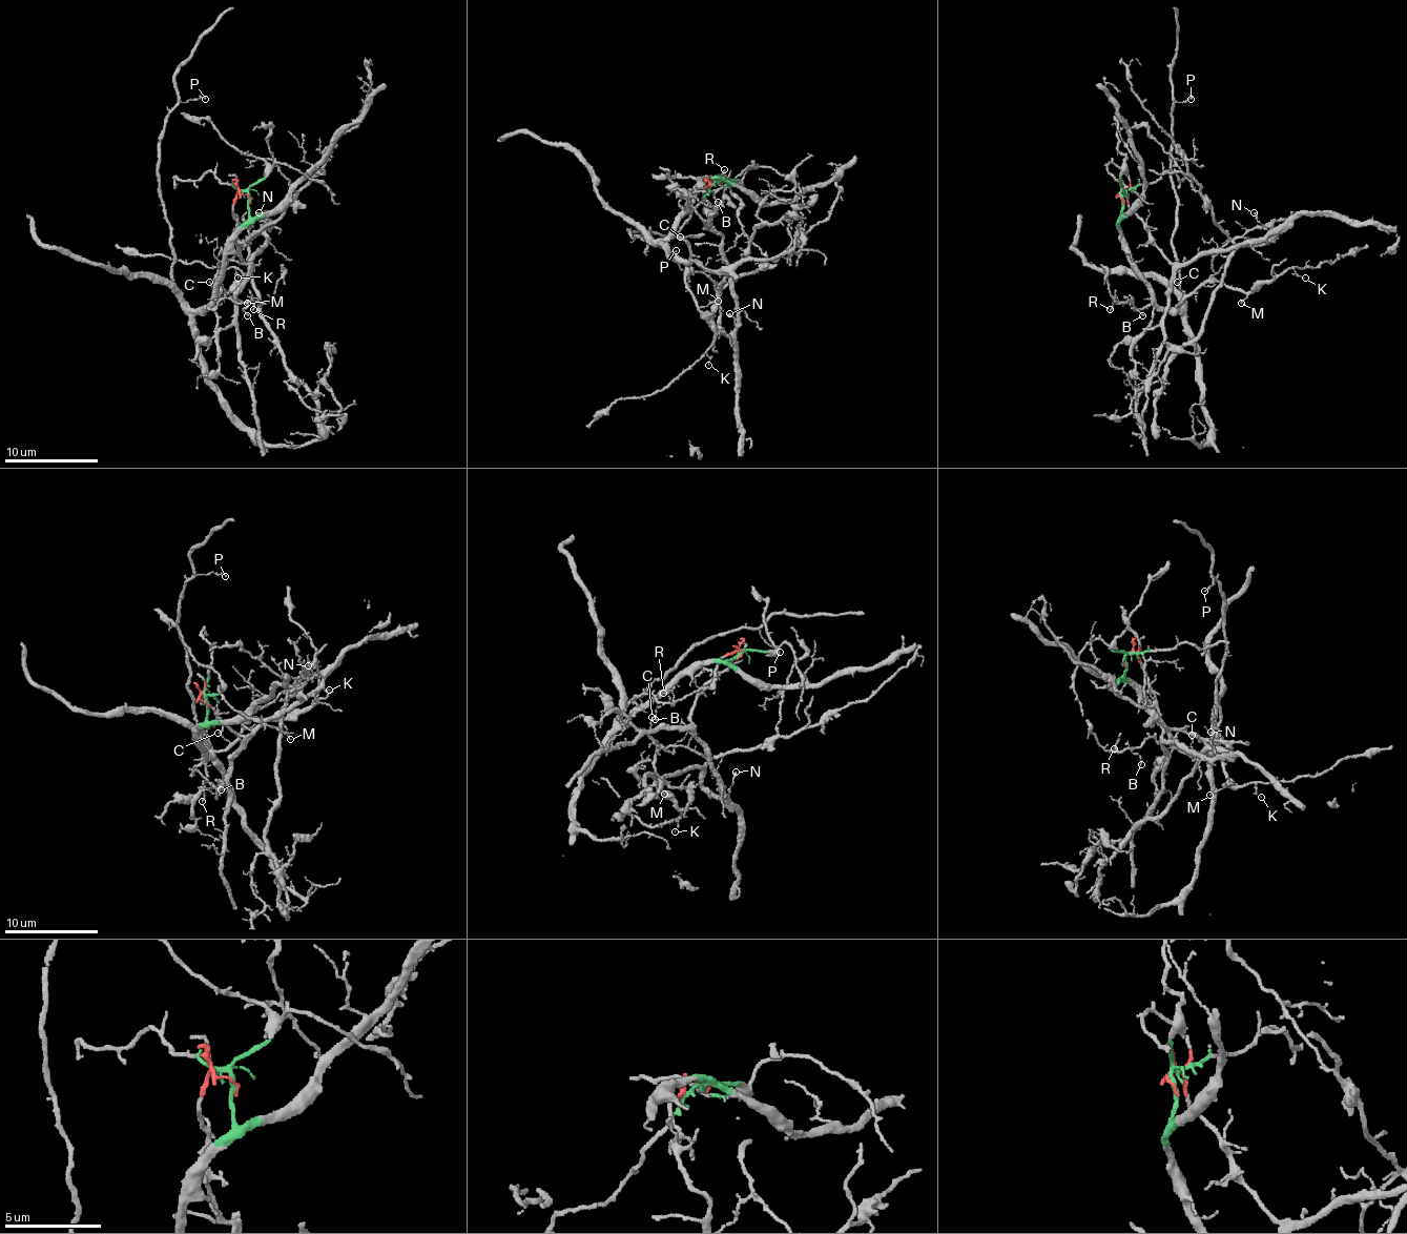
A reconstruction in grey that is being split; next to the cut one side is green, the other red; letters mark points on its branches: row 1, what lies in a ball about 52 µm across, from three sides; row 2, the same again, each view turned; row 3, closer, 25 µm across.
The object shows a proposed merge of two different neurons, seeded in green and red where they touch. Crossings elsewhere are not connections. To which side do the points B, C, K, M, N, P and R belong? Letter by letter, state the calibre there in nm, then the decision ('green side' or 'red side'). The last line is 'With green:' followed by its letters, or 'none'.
B: calibre 120 nm; green side
C: calibre 100 nm; green side
K: calibre 90 nm; green side
M: calibre 100 nm; green side
N: calibre 150 nm; red side
P: calibre 130 nm; green side
R: calibre 120 nm; green side
With green: B, C, K, M, P, R

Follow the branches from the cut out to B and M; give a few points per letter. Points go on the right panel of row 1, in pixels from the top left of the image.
B: (1122, 198), (1118, 226), (1132, 266), (1147, 287), (1151, 301), (1136, 308), (1132, 299), (1130, 306), (1143, 314)
M: (1122, 198), (1118, 231), (1136, 275), (1159, 306), (1174, 310), (1206, 282), (1225, 282), (1246, 296), (1241, 303)

